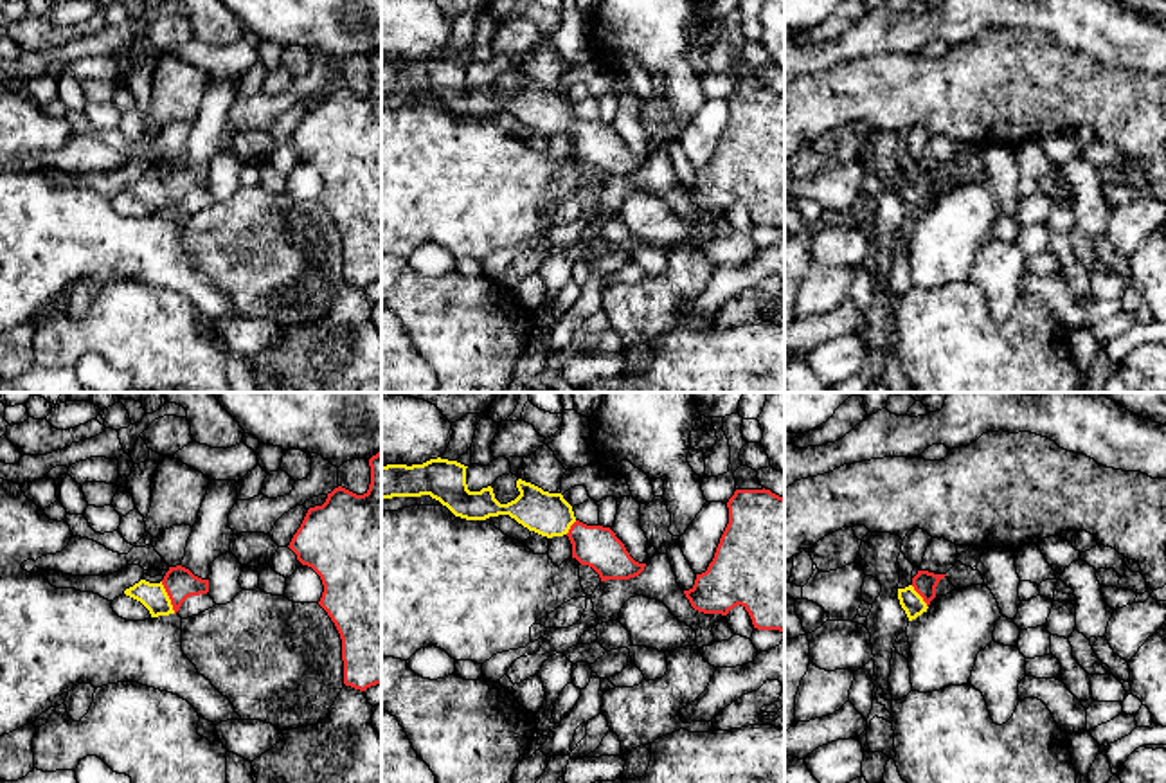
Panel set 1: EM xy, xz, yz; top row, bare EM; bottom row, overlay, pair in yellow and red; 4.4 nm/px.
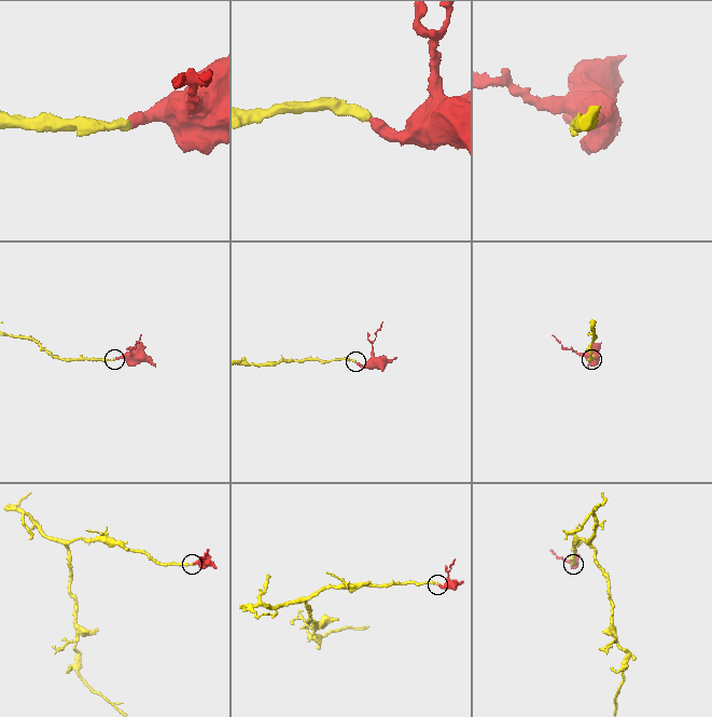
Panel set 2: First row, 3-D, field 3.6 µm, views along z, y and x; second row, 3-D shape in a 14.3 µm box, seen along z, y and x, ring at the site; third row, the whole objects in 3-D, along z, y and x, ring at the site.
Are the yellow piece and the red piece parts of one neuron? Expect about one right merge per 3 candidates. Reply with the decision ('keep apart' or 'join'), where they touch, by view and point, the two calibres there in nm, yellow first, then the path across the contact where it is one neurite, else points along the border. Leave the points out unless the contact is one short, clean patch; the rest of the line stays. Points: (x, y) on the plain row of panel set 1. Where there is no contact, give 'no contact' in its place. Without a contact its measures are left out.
join; meets yellow in xy at (168, 195); 120 nm thick on the yellow side, 140 nm on the other; runs through xy (153, 193), (168, 195), (179, 179)

